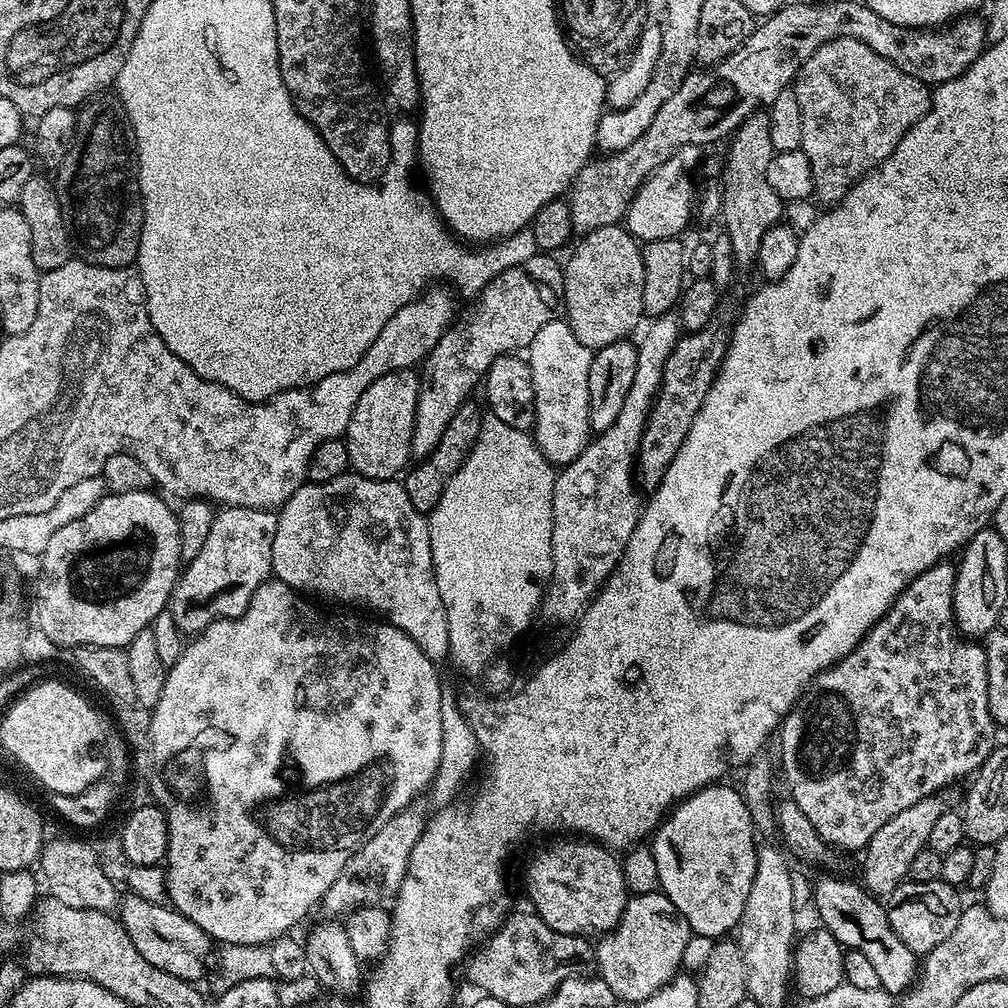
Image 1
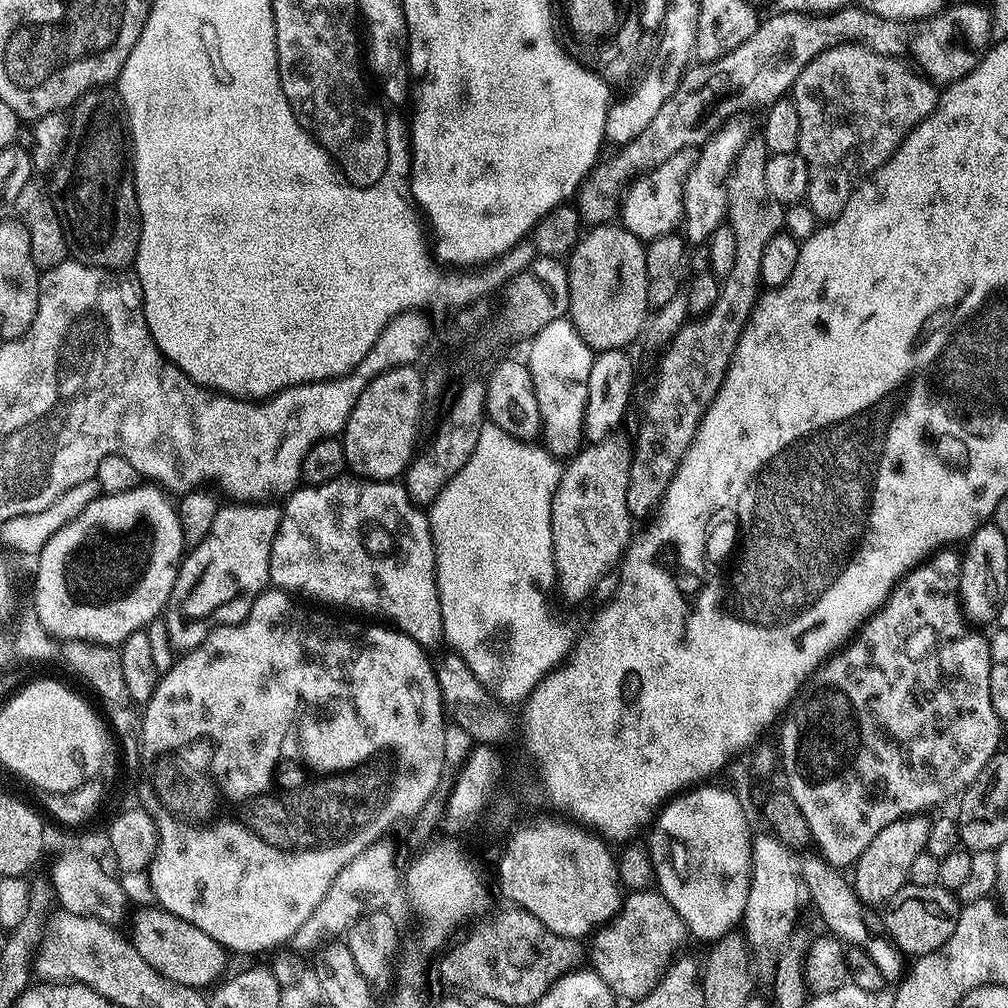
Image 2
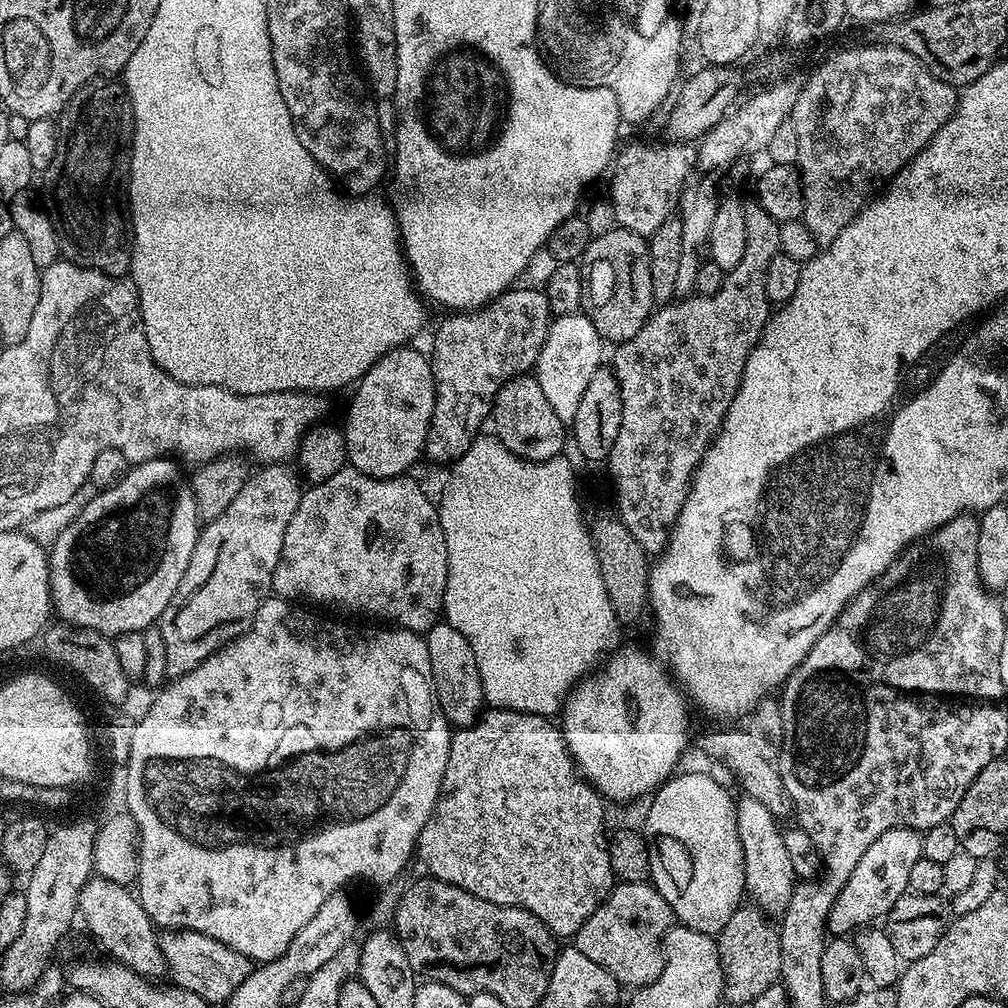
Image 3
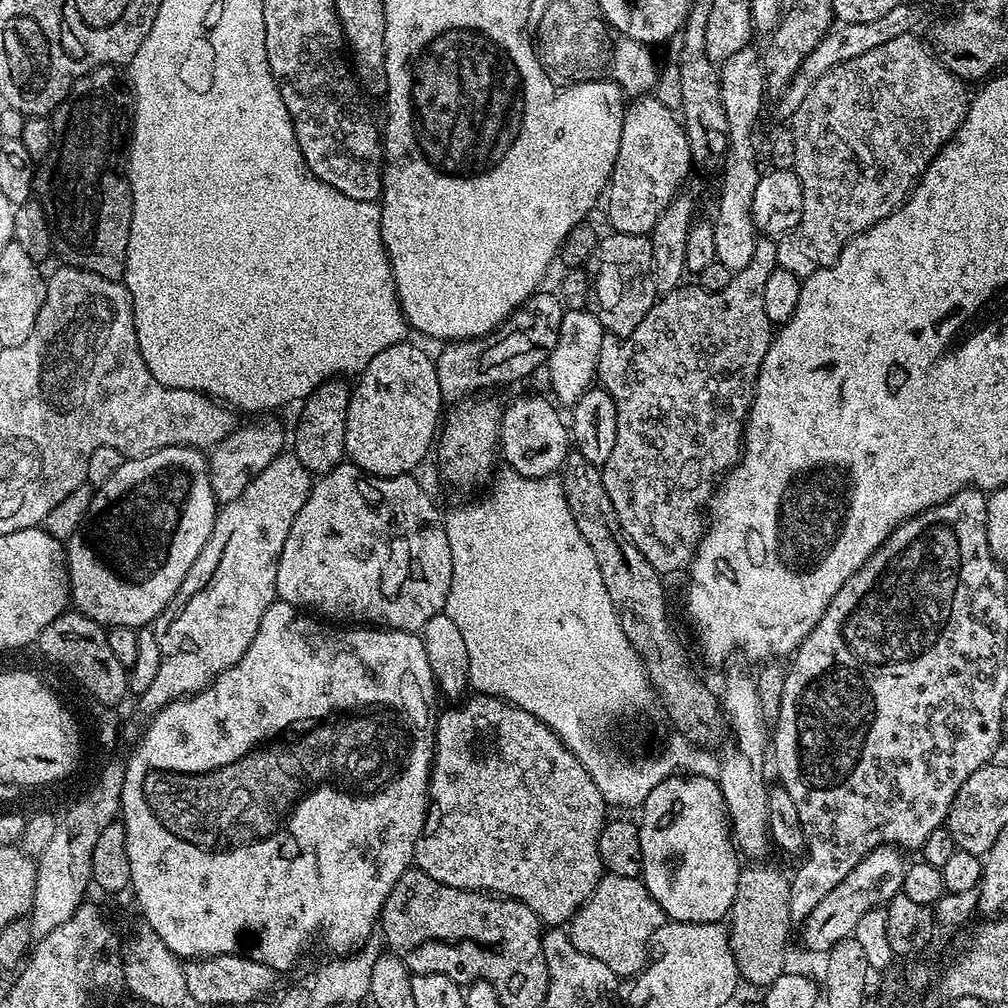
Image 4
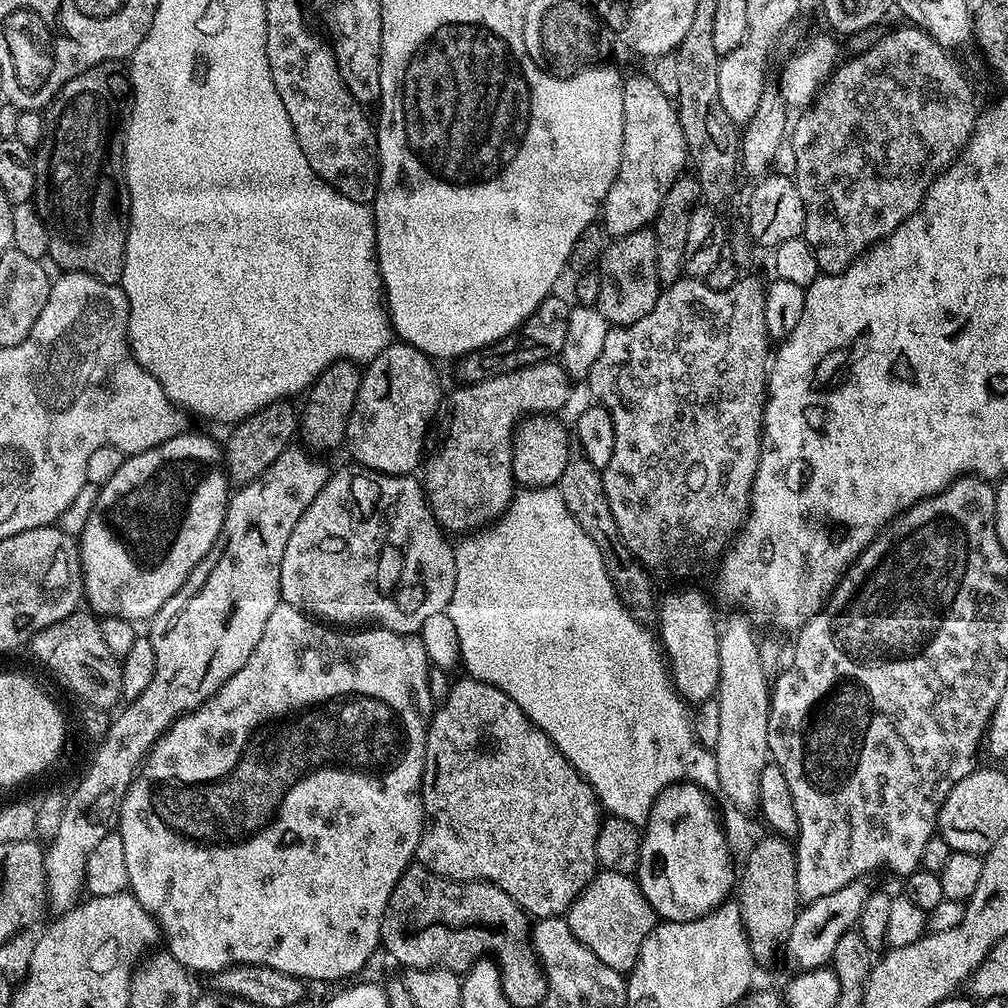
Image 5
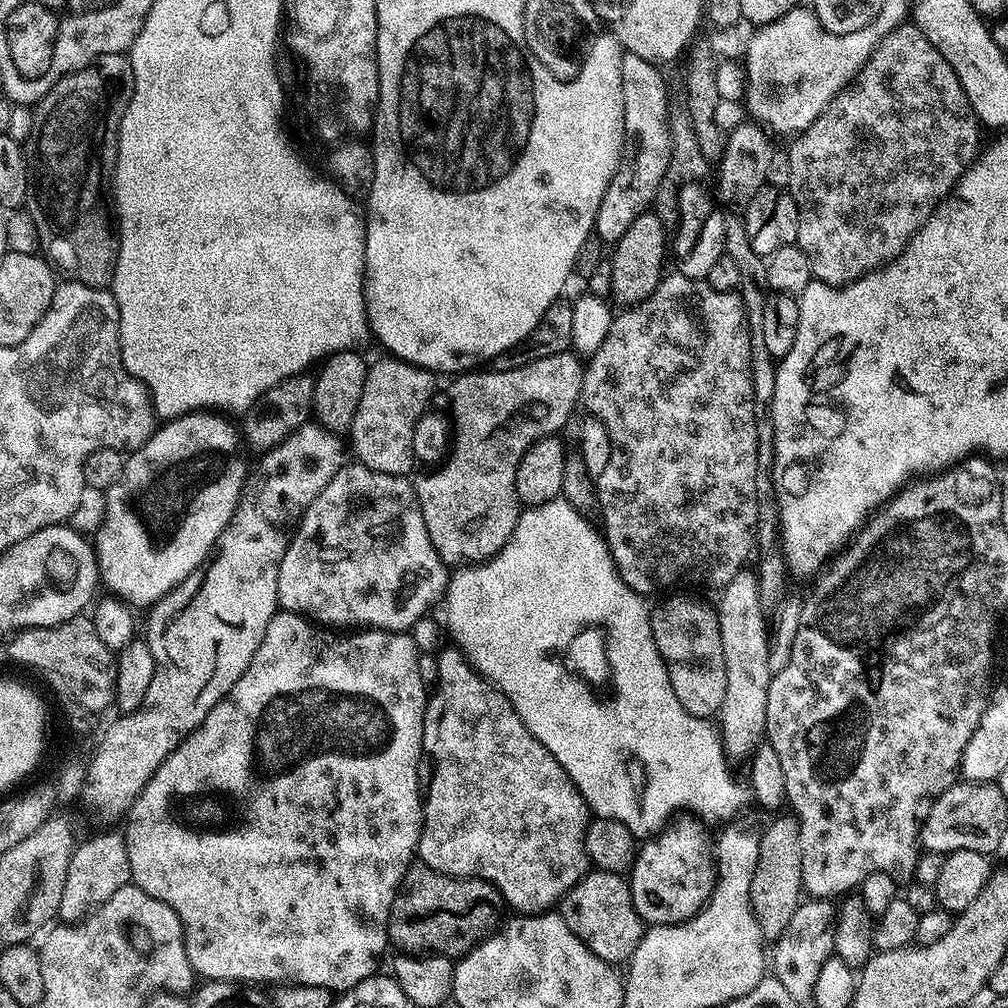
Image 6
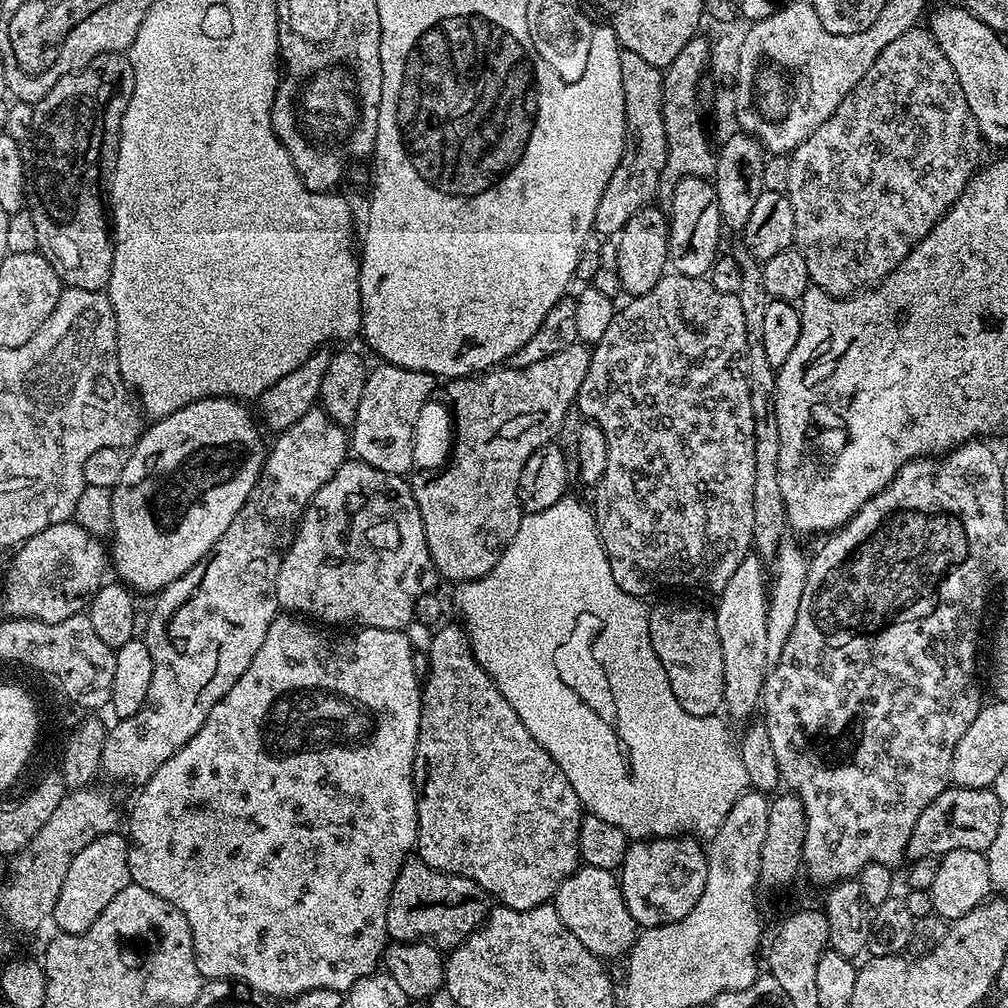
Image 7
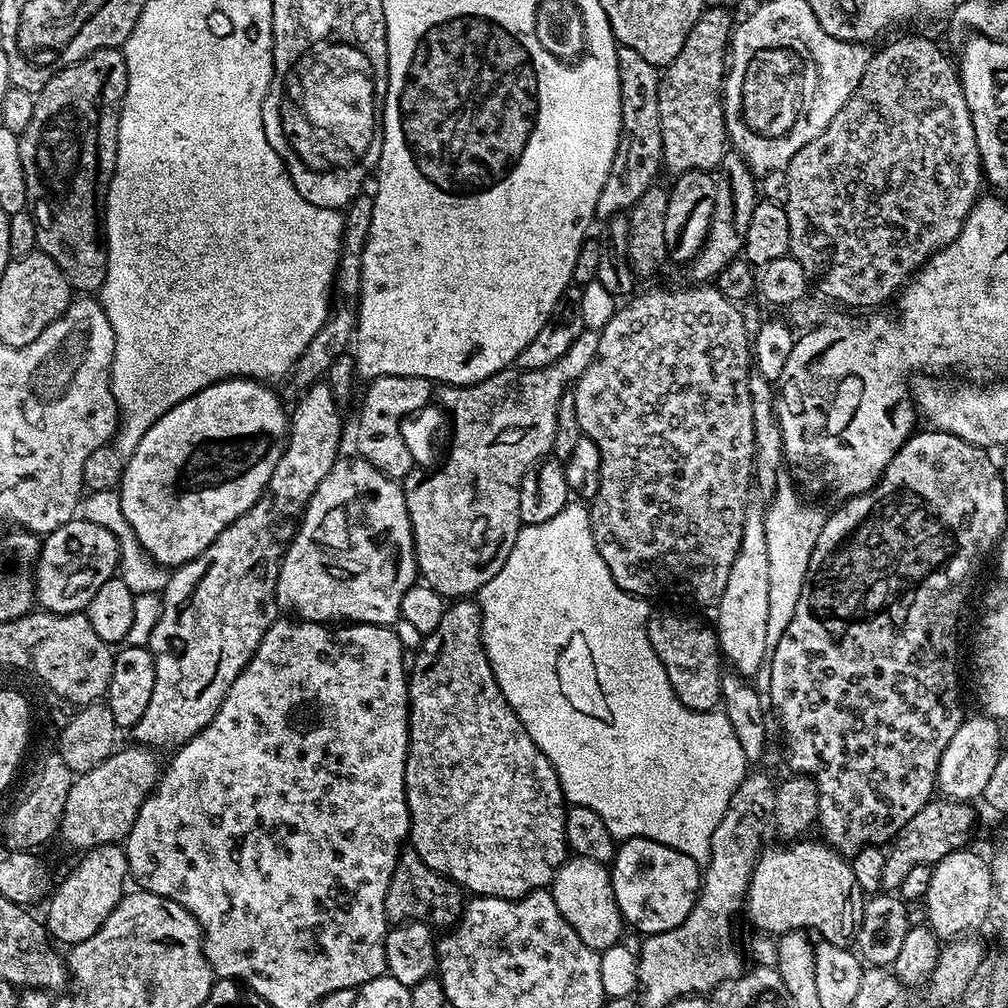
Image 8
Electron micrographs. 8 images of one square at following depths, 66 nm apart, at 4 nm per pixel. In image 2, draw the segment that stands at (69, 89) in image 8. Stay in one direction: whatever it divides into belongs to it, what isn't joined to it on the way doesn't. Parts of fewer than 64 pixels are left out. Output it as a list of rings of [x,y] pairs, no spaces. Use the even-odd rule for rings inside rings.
[[[108,86],[84,93],[70,109],[68,145],[50,173],[54,210],[64,222],[71,259],[79,264],[124,270],[136,258],[140,241],[140,211],[130,167],[128,114],[119,91]]]

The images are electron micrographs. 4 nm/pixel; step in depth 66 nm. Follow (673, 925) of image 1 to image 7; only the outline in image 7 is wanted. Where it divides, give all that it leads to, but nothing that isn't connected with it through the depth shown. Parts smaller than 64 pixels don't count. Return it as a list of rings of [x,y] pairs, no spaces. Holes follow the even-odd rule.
[[[587,866],[577,868],[573,876],[558,886],[554,907],[558,918],[562,918],[562,926],[566,926],[566,930],[570,930],[570,934],[574,934],[574,938],[590,950],[590,954],[608,961],[615,956],[627,957],[631,952],[632,943],[638,935],[638,925],[626,906],[616,872]]]

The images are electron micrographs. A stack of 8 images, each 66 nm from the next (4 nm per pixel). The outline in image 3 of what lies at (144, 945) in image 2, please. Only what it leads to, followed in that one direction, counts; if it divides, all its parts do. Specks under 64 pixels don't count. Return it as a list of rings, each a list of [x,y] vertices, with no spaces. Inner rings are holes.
[[[164,930],[159,933],[159,946],[165,956],[167,975],[173,976],[175,987],[185,988],[198,998],[206,998],[209,1006],[223,1005],[242,986],[253,970],[253,961],[238,954],[230,946],[218,942],[201,932],[187,930]]]

